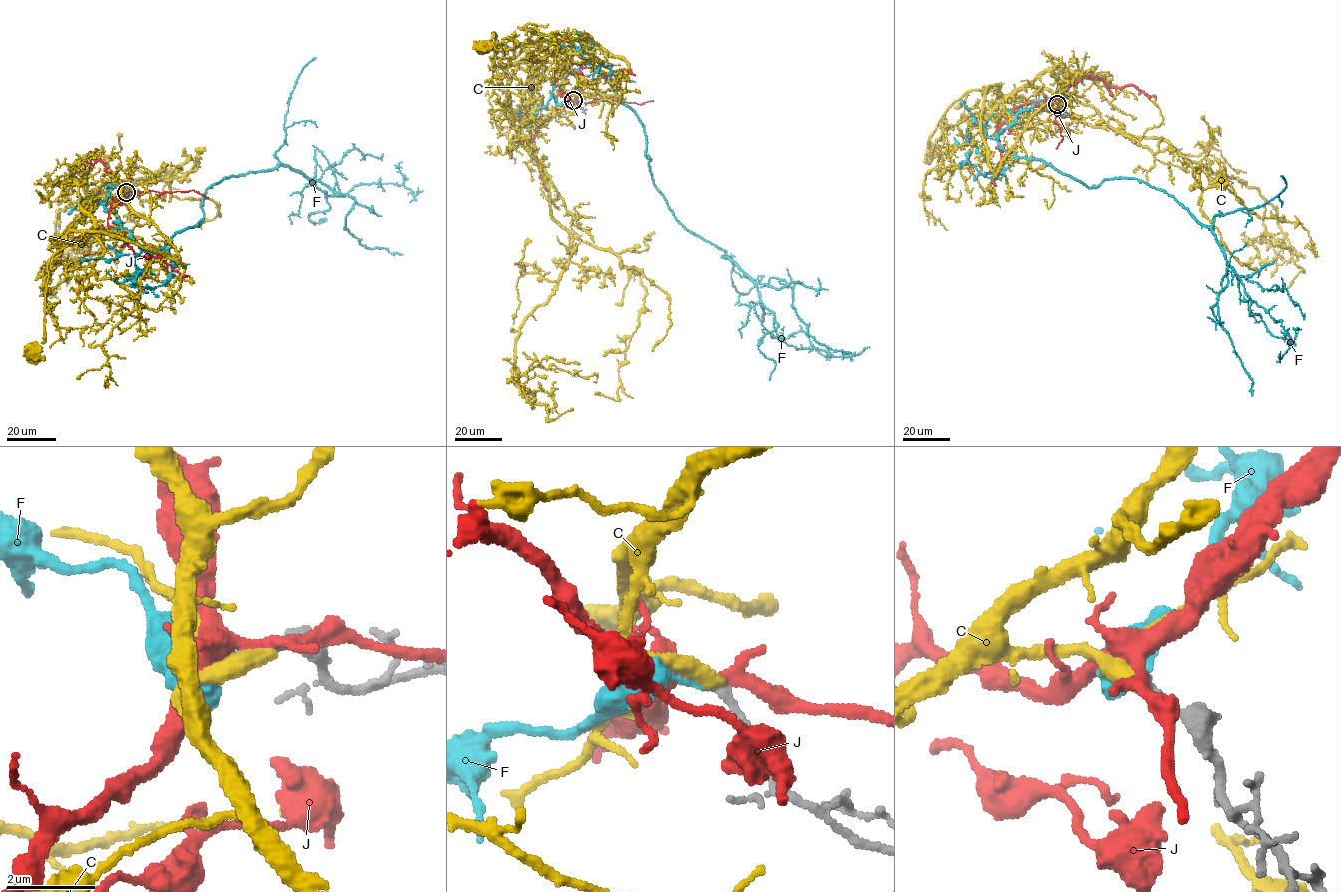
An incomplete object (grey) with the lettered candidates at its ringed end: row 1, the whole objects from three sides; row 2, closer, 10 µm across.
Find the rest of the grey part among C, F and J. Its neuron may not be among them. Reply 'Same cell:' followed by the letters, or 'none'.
Same cell: C

